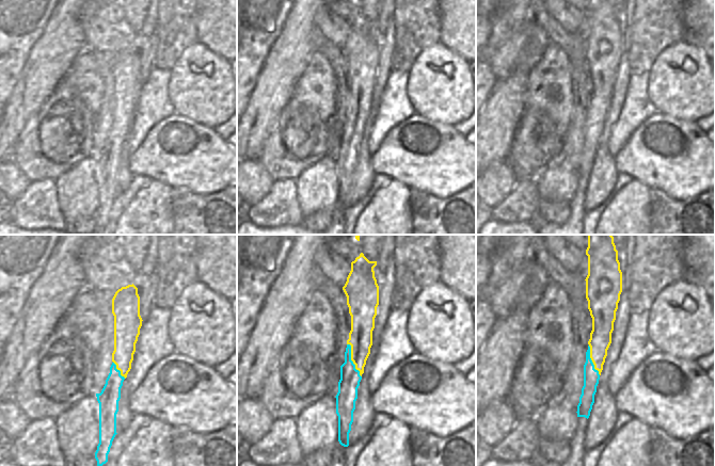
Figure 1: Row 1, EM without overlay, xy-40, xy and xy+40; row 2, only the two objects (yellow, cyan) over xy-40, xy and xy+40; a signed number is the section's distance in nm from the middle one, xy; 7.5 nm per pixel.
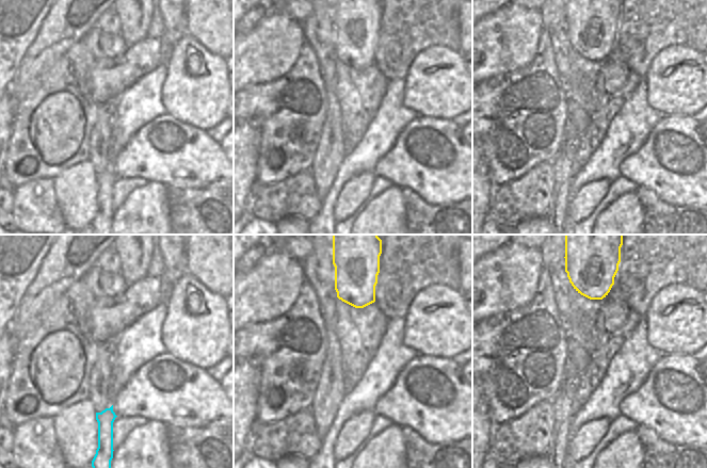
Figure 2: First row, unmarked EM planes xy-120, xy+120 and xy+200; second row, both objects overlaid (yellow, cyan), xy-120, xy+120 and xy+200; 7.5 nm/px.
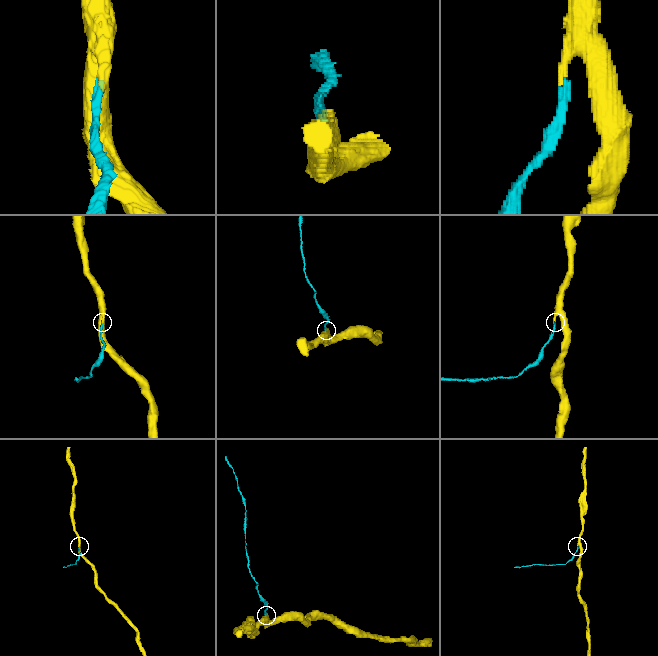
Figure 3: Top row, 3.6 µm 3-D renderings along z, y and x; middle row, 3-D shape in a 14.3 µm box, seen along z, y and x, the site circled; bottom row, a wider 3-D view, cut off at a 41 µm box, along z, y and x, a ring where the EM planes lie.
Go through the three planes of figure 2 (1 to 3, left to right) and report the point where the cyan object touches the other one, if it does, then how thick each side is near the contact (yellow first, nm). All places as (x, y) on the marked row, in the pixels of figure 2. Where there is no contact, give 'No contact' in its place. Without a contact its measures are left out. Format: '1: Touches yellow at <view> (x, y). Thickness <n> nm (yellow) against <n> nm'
1: No contact
2: No contact
3: No contact.

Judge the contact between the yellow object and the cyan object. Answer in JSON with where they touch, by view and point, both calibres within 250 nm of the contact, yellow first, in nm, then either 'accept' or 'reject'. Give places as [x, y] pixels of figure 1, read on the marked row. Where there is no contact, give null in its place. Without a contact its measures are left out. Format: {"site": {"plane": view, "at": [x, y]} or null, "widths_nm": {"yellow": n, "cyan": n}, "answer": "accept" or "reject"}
{"site": {"plane": "xy", "at": [351, 359]}, "widths_nm": {"yellow": 180, "cyan": 150}, "answer": "accept"}

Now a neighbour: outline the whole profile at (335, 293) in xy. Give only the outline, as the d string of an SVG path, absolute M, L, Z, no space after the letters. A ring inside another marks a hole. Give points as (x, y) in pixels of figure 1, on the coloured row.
M315 262L315 282L318 288L328 296L336 318L336 350L334 355L343 365L345 363L345 341L349 339L351 331L351 316L347 305L347 296L339 287L330 282Z

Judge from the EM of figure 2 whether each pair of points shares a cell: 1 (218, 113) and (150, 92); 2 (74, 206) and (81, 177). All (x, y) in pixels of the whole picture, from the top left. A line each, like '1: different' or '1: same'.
1: different
2: same

